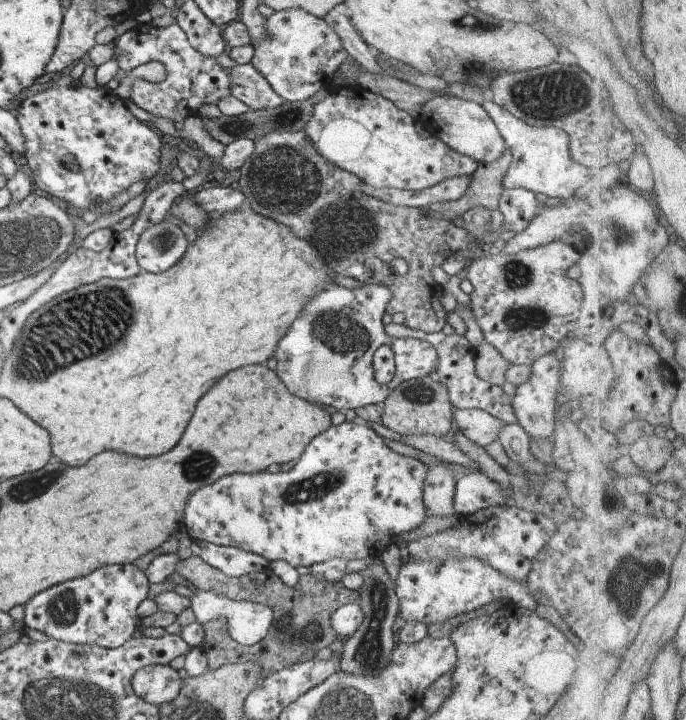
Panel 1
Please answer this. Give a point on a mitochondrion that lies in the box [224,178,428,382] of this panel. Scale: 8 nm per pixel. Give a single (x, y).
(345, 339)

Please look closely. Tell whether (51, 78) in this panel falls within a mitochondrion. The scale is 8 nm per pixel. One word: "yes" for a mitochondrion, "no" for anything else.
no

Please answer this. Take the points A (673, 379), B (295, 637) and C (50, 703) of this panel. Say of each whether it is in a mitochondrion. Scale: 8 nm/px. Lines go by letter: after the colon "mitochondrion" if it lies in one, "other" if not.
A: other
B: mitochondrion
C: mitochondrion

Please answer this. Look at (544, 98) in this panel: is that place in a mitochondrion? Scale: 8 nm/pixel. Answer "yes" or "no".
yes

